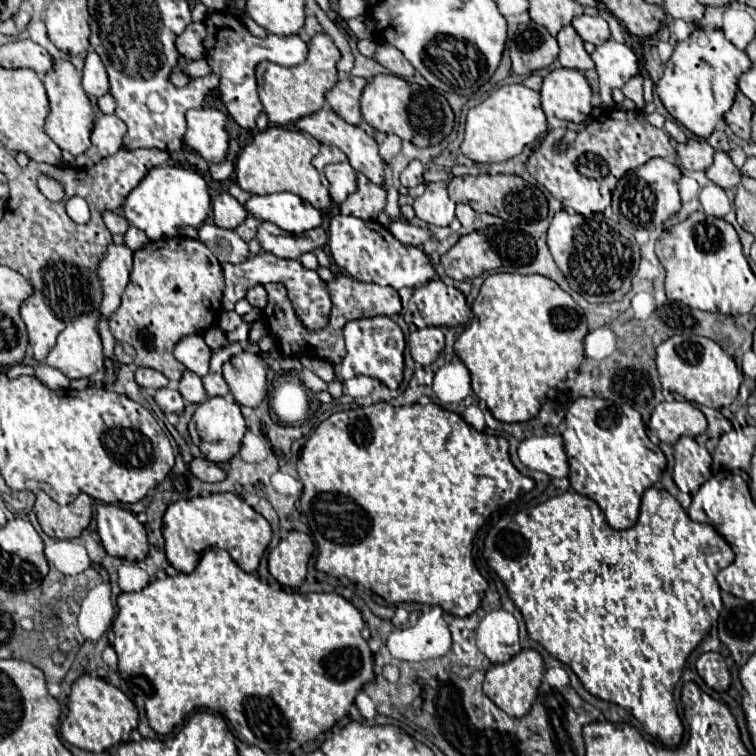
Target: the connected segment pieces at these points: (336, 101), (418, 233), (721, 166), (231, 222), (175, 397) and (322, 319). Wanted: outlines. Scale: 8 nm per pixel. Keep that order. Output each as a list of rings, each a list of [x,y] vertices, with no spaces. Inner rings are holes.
[[[345,78],[335,84],[335,88],[325,96],[329,108],[341,116],[345,122],[357,126],[361,122],[361,92],[365,88],[365,78]]]
[[[393,220],[391,226],[389,226],[389,232],[391,232],[397,240],[401,240],[403,244],[411,244],[411,246],[419,246],[419,244],[423,244],[425,240],[431,240],[431,242],[435,240],[435,236],[433,236],[433,232],[431,232],[429,228],[413,226],[413,224],[405,222],[405,220]]]
[[[717,152],[713,166],[707,168],[707,178],[709,178],[711,182],[715,182],[717,186],[729,190],[729,188],[735,188],[735,186],[739,184],[741,172],[739,172],[739,168],[733,164],[733,160],[729,158],[729,154]]]
[[[227,192],[219,194],[211,206],[213,206],[213,222],[219,228],[235,230],[247,218],[247,212],[243,212],[243,206]]]
[[[159,388],[155,392],[155,402],[159,404],[159,408],[169,414],[169,412],[175,412],[175,414],[183,414],[185,410],[185,404],[183,404],[183,398],[177,390],[171,390],[171,388]]]
[[[265,252],[261,256],[249,256],[243,264],[223,264],[223,274],[225,274],[225,292],[223,292],[223,308],[225,310],[233,310],[235,302],[245,298],[249,288],[253,288],[257,284],[279,282],[287,288],[289,298],[293,302],[293,308],[307,328],[319,330],[319,328],[327,326],[329,312],[331,312],[331,300],[329,300],[329,294],[325,290],[325,282],[317,276],[315,270],[303,268],[297,260],[275,258],[269,252]]]

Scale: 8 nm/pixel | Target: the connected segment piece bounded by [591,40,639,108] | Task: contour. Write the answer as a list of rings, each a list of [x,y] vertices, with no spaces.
[[[607,40],[605,44],[597,46],[591,54],[597,74],[599,74],[599,88],[601,88],[601,106],[615,108],[611,98],[613,88],[621,88],[627,80],[631,80],[639,72],[639,62],[633,50],[625,44],[615,40]]]

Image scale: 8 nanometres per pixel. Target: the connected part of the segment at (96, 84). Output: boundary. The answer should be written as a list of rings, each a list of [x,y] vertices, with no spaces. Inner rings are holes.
[[[87,50],[85,68],[83,68],[83,88],[91,98],[99,98],[109,92],[107,72],[95,50]]]

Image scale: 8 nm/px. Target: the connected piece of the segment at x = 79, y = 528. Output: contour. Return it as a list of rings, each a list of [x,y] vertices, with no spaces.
[[[37,492],[35,514],[41,530],[51,538],[77,538],[91,522],[91,498],[79,494],[71,504],[59,506],[45,492]]]

